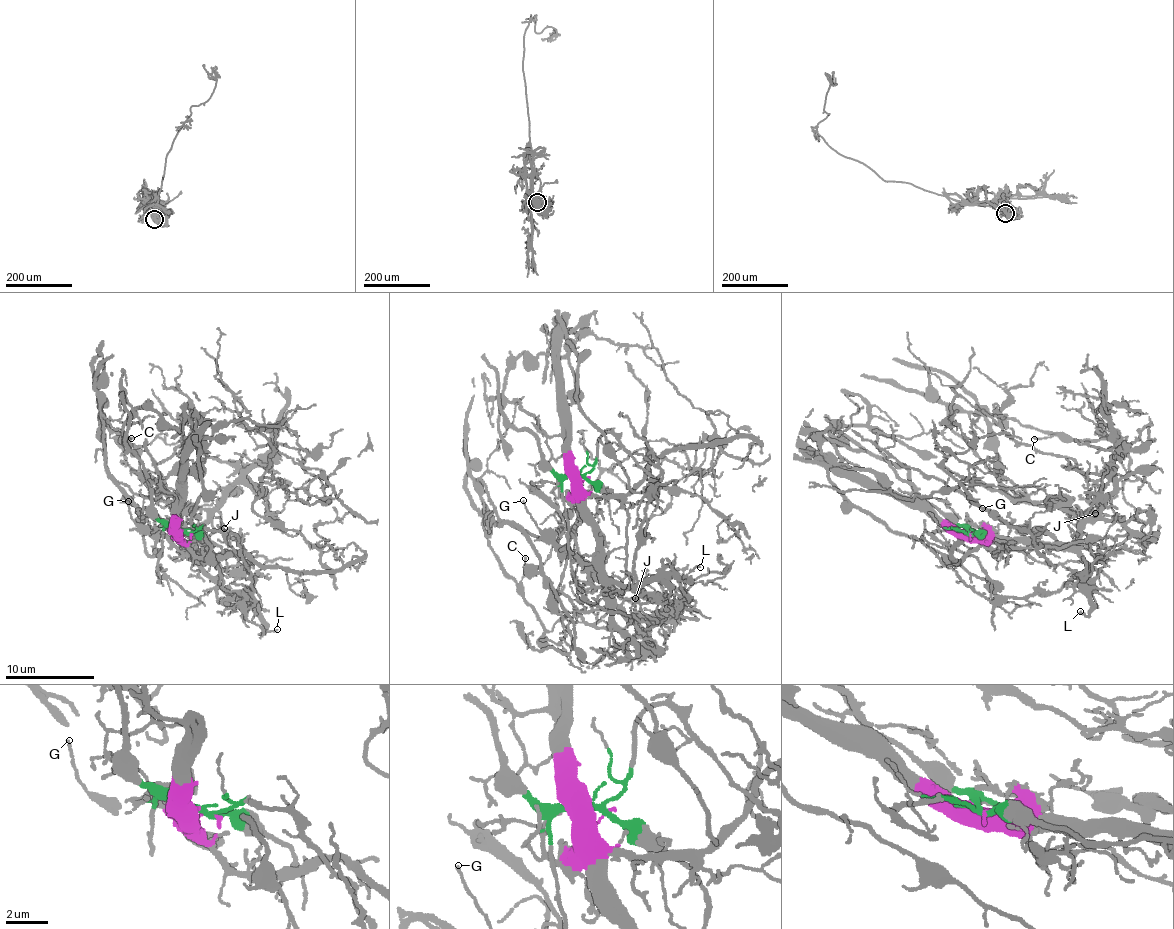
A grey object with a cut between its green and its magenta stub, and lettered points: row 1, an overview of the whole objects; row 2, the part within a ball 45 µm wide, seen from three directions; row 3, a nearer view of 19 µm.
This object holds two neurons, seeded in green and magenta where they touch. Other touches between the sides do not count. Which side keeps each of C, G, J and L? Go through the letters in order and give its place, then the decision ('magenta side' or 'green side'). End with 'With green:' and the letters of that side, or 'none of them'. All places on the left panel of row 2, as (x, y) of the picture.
C: at (131, 438); green side
G: at (128, 501); magenta side
J: at (224, 528); magenta side
L: at (277, 629); magenta side
With green: C

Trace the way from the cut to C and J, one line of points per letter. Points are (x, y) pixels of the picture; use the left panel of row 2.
C: (180, 529), (218, 530), (252, 587), (223, 587), (192, 522), (201, 452), (103, 400), (132, 439)
J: (180, 529), (178, 538), (187, 543), (188, 553), (191, 540), (210, 520), (215, 529), (224, 529)

